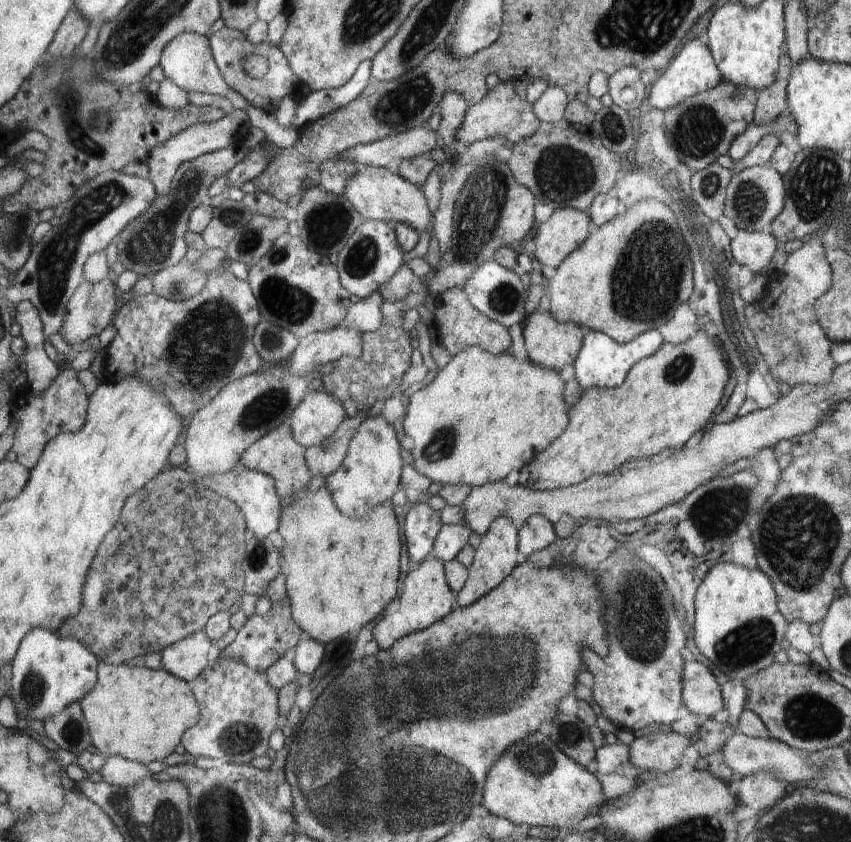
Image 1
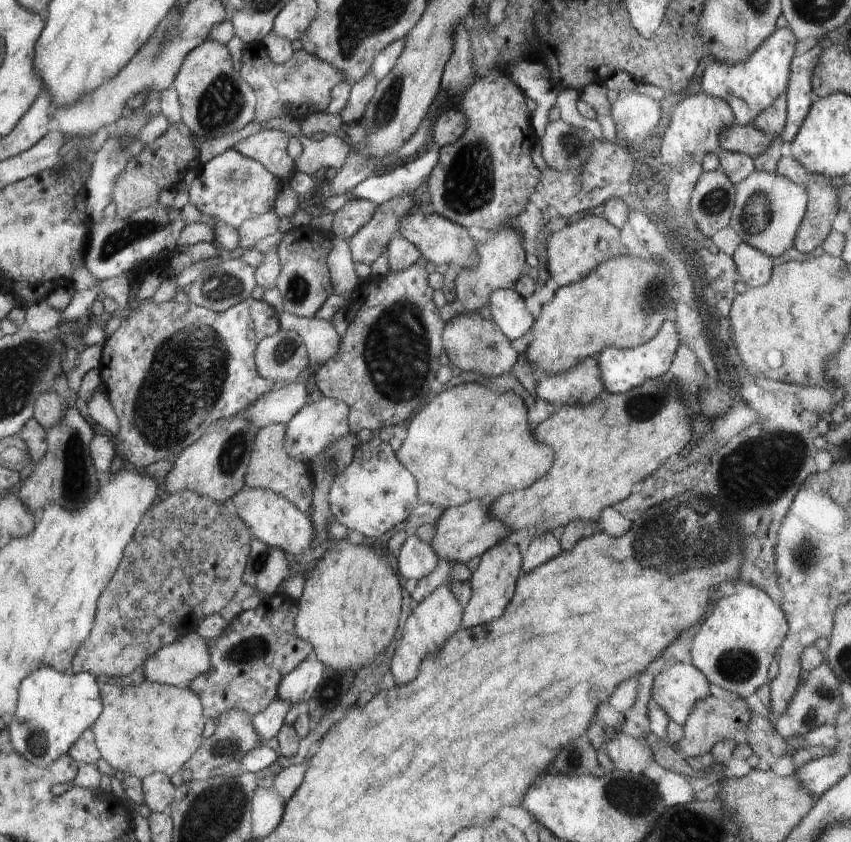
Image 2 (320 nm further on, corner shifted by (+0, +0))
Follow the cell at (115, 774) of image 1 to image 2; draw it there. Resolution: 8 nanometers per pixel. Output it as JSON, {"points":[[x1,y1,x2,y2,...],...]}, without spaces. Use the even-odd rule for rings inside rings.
{"points":[[157,773,145,776,141,779,143,784,144,800,152,813,159,813,169,808,172,802,175,786,170,777,164,773]]}

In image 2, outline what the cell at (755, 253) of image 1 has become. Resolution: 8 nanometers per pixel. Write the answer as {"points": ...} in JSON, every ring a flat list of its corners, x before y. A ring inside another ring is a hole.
{"points":[[741,242,732,257,742,281,752,288,764,287,773,276,773,258,749,244]]}

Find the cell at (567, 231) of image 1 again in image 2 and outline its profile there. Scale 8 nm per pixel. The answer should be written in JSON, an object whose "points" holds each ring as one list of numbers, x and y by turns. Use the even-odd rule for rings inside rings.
{"points":[[581,214,562,230,552,233,547,238,547,268,559,287,586,279,608,259,628,254,626,246,620,242,620,232,616,227,605,218,595,215]]}

